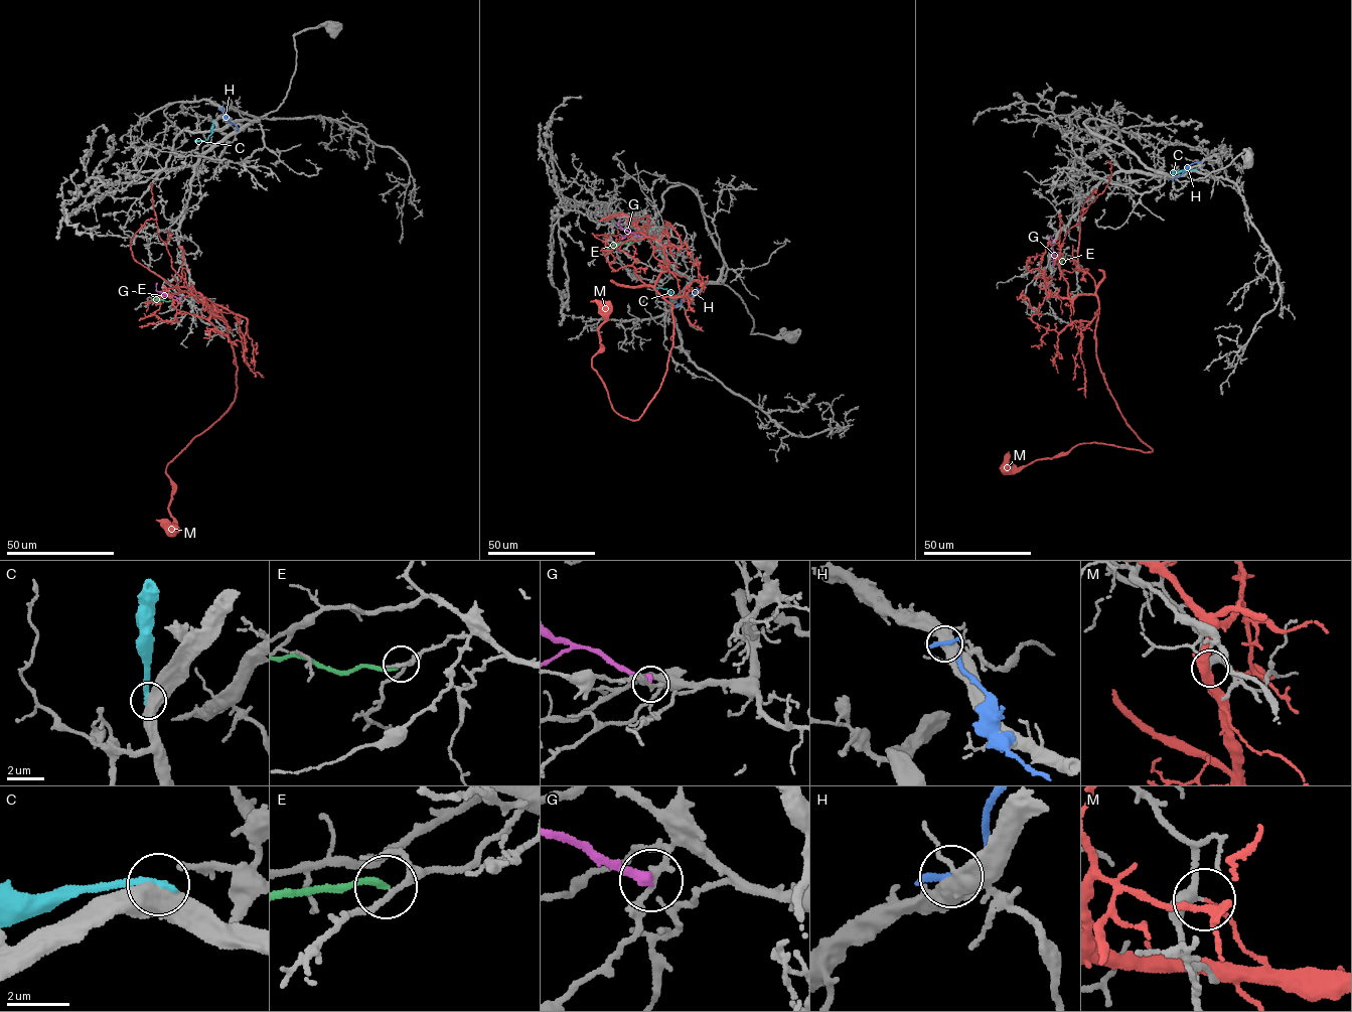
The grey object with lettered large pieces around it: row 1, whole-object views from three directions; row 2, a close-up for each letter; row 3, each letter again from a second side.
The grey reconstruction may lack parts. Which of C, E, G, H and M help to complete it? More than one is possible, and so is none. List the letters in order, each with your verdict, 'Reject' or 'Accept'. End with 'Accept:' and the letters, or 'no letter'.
C: Reject
E: Reject
G: Reject
H: Reject
M: Reject
Accept: no letter

